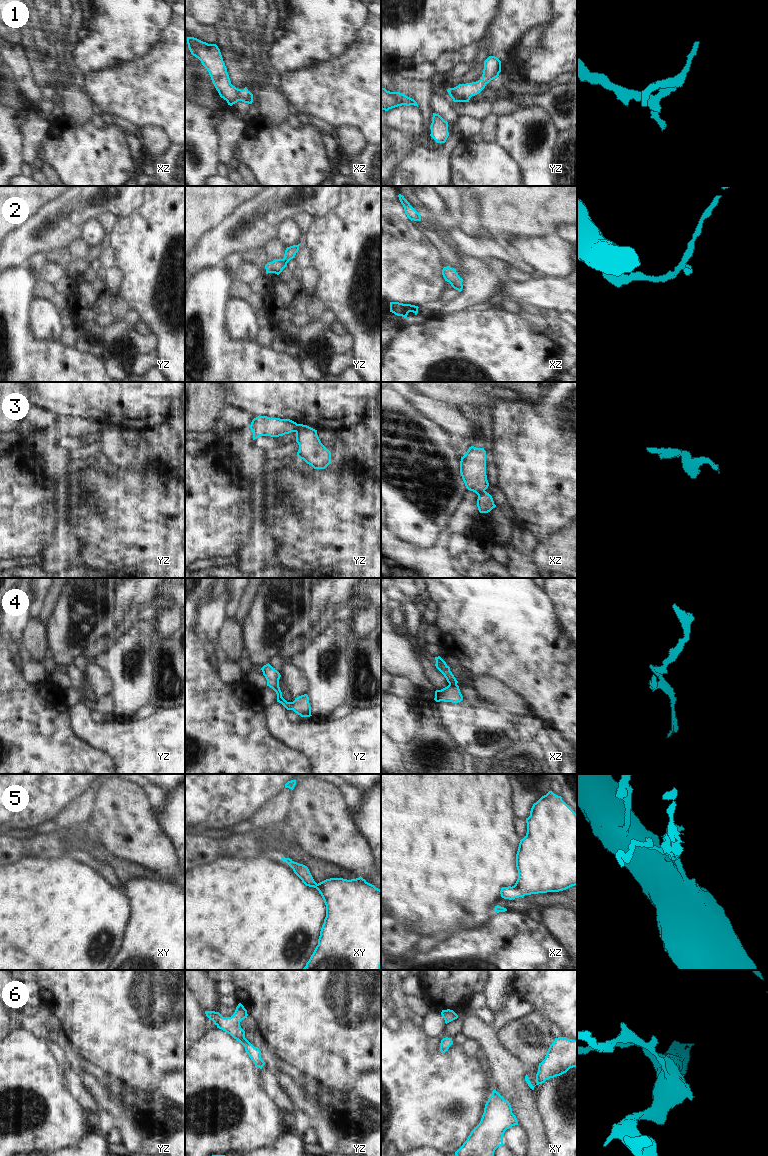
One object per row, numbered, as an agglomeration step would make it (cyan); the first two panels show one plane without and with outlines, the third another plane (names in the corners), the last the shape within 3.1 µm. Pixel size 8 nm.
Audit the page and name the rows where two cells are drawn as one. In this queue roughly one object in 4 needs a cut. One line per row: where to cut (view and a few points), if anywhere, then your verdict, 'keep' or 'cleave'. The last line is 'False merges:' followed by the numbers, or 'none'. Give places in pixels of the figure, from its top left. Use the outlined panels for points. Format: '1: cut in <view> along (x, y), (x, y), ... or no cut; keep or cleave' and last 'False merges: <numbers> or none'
1: no cut; keep
2: no cut; keep
3: cut in yz along (297, 424), (295, 431); cleave
4: no cut; keep
5: no cut; keep
6: no cut; keep
False merges: 3

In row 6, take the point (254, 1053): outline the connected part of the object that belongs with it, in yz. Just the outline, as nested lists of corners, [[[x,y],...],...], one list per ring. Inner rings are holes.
[[[239,1003],[234,1014],[231,1017],[223,1017],[219,1012],[205,1011],[206,1016],[214,1022],[217,1028],[222,1029],[230,1034],[234,1039],[239,1041],[244,1047],[246,1053],[255,1066],[262,1069],[265,1062],[261,1058],[261,1051],[258,1047],[254,1047],[246,1038],[245,1031],[241,1028],[240,1022],[244,1020],[248,1014],[244,1006]]]

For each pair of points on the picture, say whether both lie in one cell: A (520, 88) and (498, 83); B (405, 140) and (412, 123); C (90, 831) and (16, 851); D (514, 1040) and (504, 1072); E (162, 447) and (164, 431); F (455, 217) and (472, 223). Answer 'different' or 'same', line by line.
A: same
B: different
C: same
D: different
E: same
F: different

